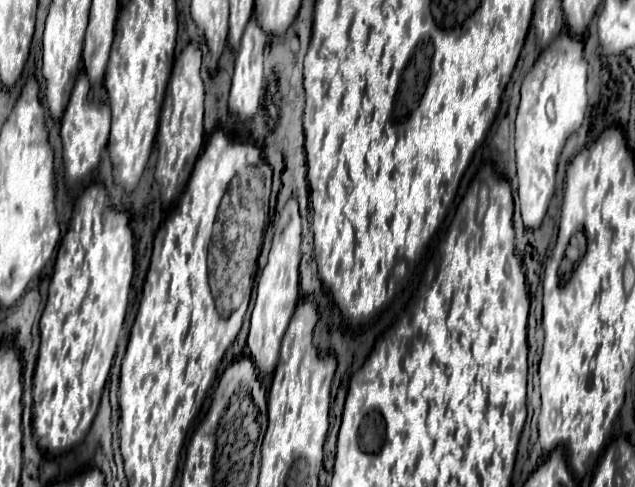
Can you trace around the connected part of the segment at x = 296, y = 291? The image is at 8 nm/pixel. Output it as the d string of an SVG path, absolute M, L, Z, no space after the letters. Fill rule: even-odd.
M290 198L276 222L274 240L268 256L268 264L262 270L262 276L258 280L258 292L256 292L256 306L252 310L252 324L248 334L248 352L258 368L258 376L262 380L270 380L274 376L274 368L278 364L278 352L282 336L290 324L290 318L296 310L298 298L300 298L300 286L298 286L298 264L300 264L300 214L298 214L298 202L296 198Z

